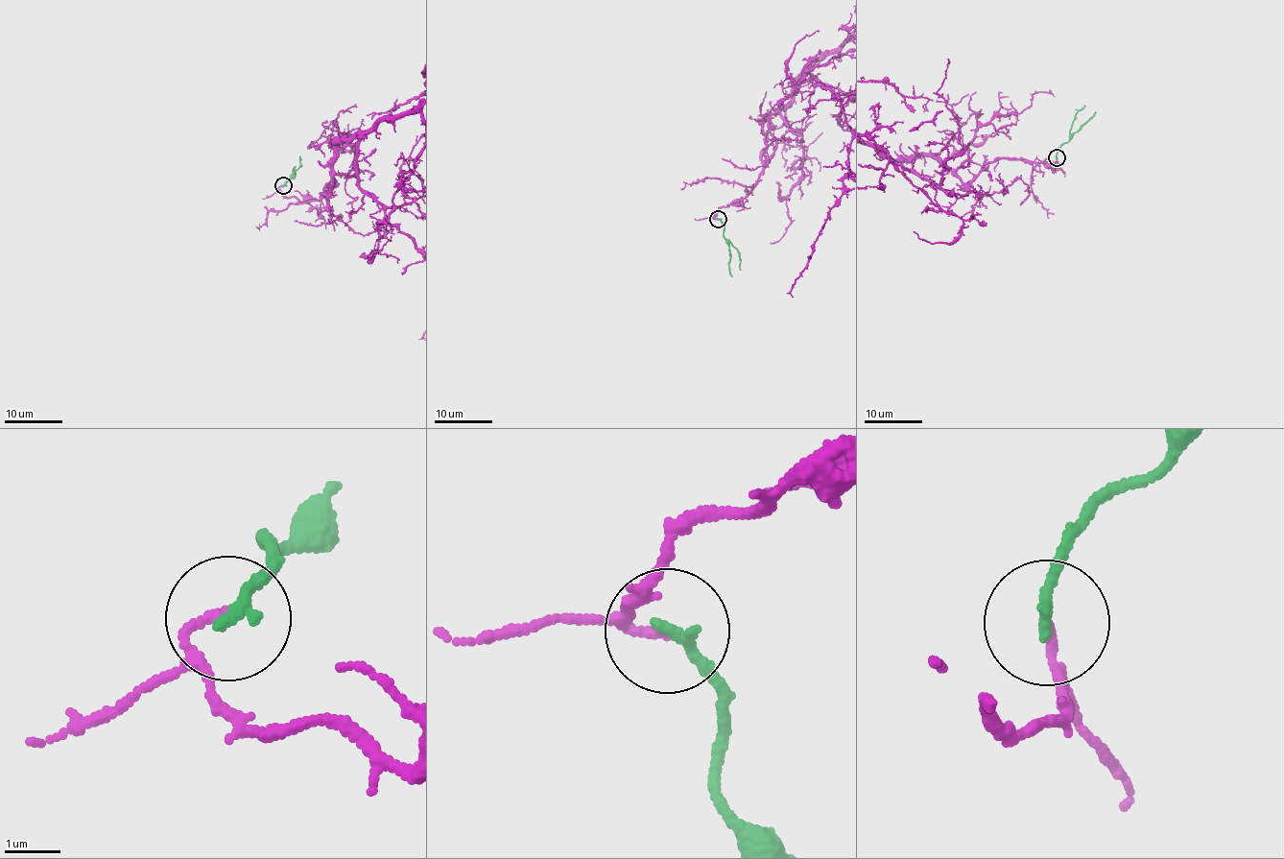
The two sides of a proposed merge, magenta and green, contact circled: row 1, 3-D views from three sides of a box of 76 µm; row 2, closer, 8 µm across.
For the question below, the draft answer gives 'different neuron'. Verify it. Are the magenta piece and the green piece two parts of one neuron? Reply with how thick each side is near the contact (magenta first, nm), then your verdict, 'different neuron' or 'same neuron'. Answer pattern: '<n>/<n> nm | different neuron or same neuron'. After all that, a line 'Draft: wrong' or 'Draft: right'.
160/240 nm | different neuron
Draft: right

